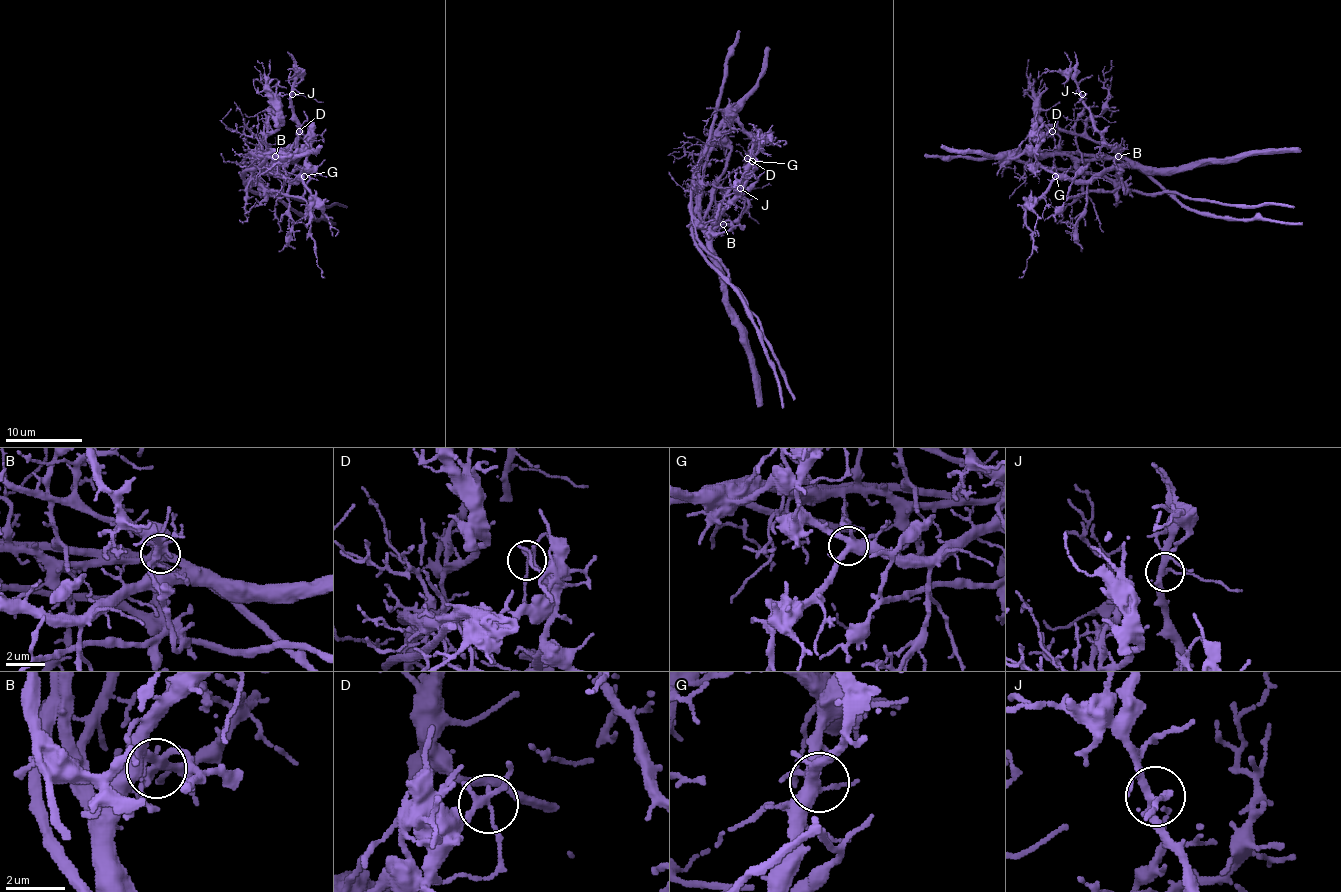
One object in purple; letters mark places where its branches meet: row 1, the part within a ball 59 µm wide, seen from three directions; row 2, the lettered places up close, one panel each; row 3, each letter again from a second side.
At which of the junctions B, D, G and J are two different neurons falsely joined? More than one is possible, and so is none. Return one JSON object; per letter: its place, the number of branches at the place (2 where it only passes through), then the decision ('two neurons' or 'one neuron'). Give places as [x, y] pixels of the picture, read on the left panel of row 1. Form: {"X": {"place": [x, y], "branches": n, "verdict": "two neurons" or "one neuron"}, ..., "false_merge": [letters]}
{"B": {"place": [275, 156], "branches": 8, "verdict": "two neurons"}, "D": {"place": [299, 131], "branches": 3, "verdict": "two neurons"}, "G": {"place": [304, 176], "branches": 6, "verdict": "one neuron"}, "J": {"place": [292, 94], "branches": 4, "verdict": "one neuron"}, "false_merge": ["B", "D"]}

